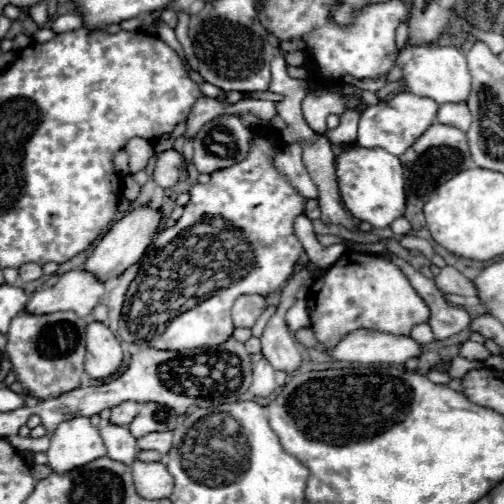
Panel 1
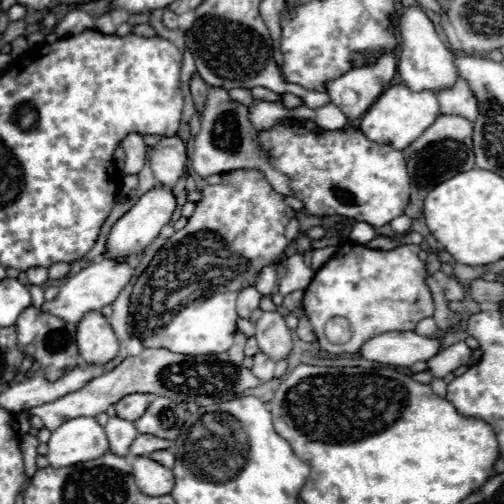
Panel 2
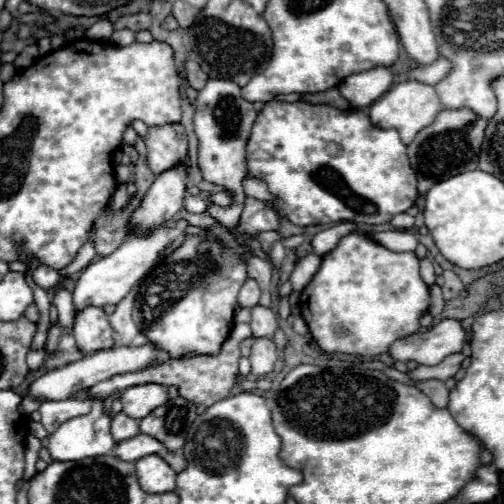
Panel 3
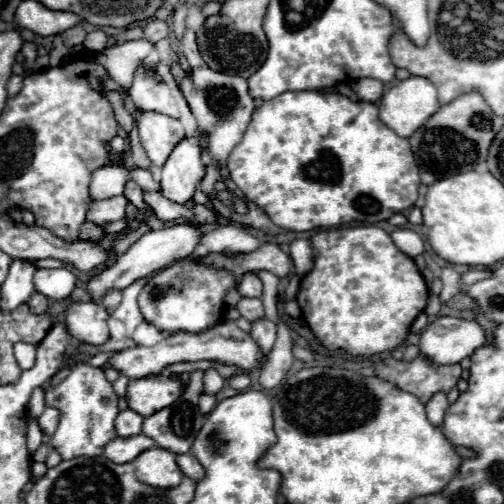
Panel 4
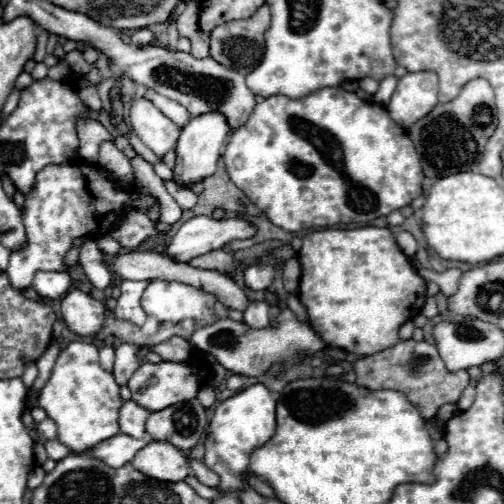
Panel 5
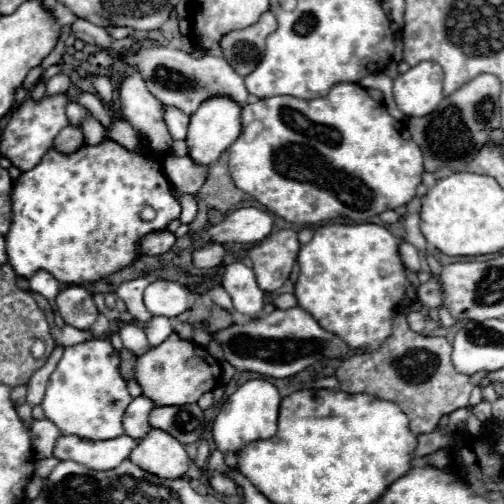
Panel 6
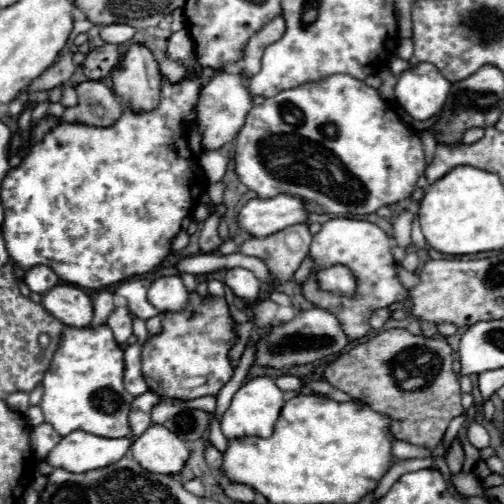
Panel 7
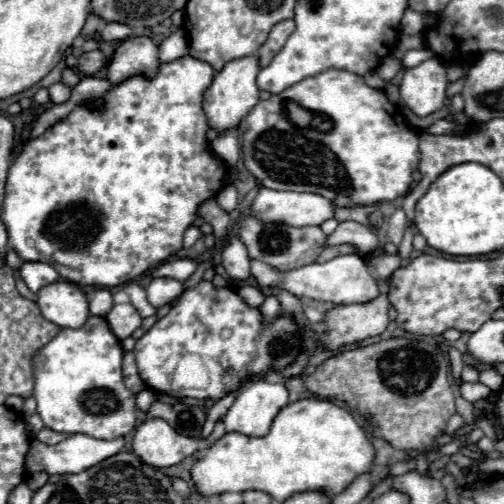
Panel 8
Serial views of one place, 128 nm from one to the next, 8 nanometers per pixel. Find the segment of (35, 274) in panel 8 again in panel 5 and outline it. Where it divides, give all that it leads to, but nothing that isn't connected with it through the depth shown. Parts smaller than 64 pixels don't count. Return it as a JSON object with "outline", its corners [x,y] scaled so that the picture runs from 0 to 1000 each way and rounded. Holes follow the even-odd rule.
{"outline":[[[71,540],[63,556],[63,571],[95,595],[123,591],[143,567],[143,552],[135,540]]]}

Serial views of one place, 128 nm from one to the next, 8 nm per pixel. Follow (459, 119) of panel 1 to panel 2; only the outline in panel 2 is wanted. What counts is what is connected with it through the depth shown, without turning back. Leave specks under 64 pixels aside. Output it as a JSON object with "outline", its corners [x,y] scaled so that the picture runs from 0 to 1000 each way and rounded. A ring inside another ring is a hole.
{"outline":[[[909,155],[901,163],[901,171],[865,183],[865,190],[873,202],[877,226],[909,226],[929,238],[944,238],[952,226],[948,222],[948,194],[940,190],[940,183],[933,179],[933,171],[921,155]]]}

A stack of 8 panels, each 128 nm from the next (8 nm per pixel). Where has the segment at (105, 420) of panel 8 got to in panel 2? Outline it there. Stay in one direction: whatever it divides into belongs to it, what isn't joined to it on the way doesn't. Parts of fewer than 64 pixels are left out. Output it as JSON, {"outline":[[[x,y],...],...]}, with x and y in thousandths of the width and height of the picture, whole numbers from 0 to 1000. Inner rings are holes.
{"outline":[[[190,829],[131,833],[95,873],[95,917],[107,929],[187,913],[214,897],[214,869]]]}

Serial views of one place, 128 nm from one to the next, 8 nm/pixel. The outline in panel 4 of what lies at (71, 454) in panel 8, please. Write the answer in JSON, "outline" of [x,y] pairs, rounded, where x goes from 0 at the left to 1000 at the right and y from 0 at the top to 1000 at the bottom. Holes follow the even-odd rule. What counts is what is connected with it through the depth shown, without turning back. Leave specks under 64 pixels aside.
{"outline":[[[286,861],[274,865],[258,865],[258,869],[238,869],[230,865],[210,889],[206,889],[206,905],[214,913],[222,913],[226,921],[250,921],[262,917],[278,897],[294,893],[310,885],[310,877]]]}

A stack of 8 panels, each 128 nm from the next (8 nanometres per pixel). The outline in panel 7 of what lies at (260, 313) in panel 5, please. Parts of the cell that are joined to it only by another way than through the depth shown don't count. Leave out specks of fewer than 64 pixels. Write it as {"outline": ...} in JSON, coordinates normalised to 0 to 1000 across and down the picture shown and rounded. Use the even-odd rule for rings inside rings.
{"outline":[[[456,532],[456,536],[448,536],[448,563],[460,571],[460,579],[468,587],[476,587],[480,595],[488,595],[496,603],[512,591],[516,556],[508,556],[508,548],[488,532]]]}

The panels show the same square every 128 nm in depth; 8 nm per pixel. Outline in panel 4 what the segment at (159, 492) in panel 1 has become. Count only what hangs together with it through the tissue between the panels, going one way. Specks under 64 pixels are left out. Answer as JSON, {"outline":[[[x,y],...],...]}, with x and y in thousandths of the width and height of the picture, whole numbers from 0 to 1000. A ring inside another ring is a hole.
{"outline":[[[313,885],[286,893],[262,921],[274,952],[310,968],[341,968],[365,944],[349,921],[349,901]]]}

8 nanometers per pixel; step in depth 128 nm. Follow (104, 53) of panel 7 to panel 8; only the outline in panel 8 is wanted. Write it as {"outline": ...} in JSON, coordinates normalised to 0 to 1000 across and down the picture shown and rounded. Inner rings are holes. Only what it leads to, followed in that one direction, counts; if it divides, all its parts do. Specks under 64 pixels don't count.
{"outline":[[[183,99],[183,103],[167,103],[159,115],[155,115],[155,127],[151,135],[171,147],[171,151],[183,151],[190,147],[198,135],[206,135],[210,119],[206,119],[206,107],[198,99]]]}

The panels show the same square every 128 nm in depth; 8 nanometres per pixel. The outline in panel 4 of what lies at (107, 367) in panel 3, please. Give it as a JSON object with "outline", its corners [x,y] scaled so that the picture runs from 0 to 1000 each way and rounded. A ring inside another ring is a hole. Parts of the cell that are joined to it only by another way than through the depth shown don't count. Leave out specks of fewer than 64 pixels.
{"outline":[[[440,635],[417,655],[405,655],[397,663],[377,663],[377,659],[349,659],[345,667],[313,679],[310,687],[270,687],[242,694],[226,702],[202,730],[226,726],[234,738],[250,742],[254,750],[278,750],[278,746],[306,746],[317,742],[333,722],[345,718],[389,718],[389,714],[433,714],[452,726],[472,726],[484,738],[500,738],[516,726],[520,714],[520,694],[516,687],[500,675],[500,667],[468,647],[464,635]]]}

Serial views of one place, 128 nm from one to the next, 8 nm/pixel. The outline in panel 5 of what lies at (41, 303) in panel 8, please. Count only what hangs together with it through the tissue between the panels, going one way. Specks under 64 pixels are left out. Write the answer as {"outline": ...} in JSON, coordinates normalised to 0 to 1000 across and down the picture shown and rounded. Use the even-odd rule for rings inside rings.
{"outline":[[[155,571],[131,579],[119,619],[131,647],[155,667],[194,663],[210,635],[210,607]]]}

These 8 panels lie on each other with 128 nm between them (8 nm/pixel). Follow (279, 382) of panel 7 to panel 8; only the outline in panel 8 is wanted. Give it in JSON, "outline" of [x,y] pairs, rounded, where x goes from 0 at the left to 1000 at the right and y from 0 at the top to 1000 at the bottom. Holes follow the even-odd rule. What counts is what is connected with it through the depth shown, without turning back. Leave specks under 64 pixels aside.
{"outline":[[[460,778],[460,782],[452,782],[452,786],[444,786],[440,794],[433,794],[433,798],[413,813],[413,821],[409,821],[409,841],[405,841],[405,849],[401,849],[401,865],[413,865],[413,861],[425,853],[429,837],[448,825],[448,817],[452,817],[452,810],[460,806],[468,782],[472,782],[472,778]]]}

